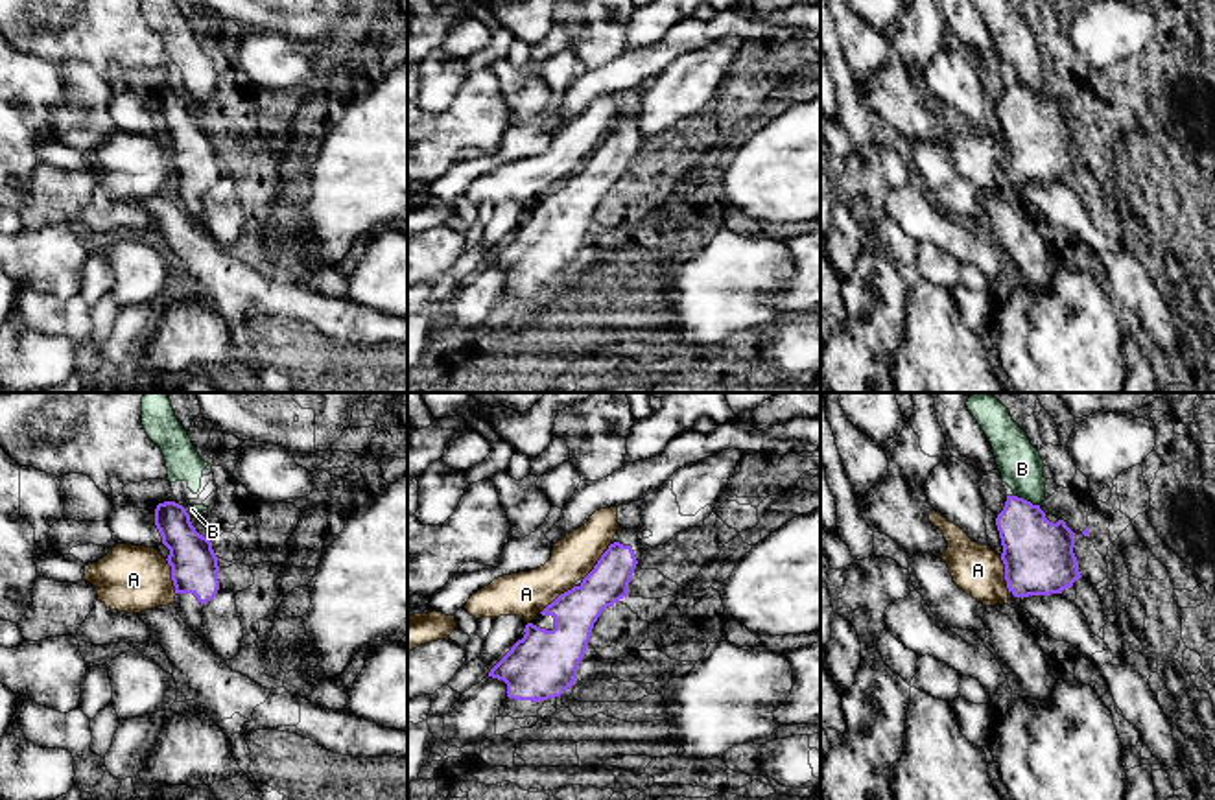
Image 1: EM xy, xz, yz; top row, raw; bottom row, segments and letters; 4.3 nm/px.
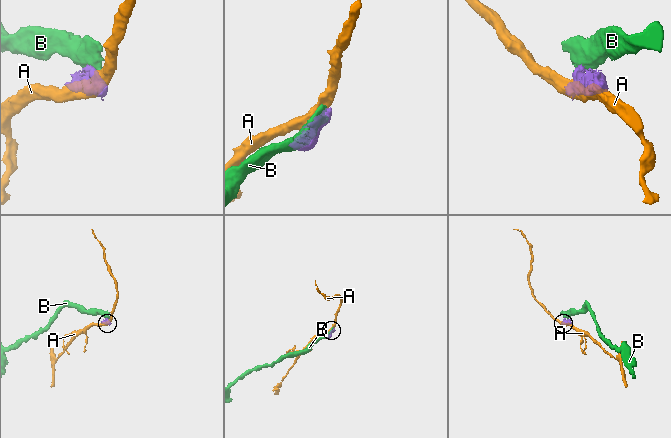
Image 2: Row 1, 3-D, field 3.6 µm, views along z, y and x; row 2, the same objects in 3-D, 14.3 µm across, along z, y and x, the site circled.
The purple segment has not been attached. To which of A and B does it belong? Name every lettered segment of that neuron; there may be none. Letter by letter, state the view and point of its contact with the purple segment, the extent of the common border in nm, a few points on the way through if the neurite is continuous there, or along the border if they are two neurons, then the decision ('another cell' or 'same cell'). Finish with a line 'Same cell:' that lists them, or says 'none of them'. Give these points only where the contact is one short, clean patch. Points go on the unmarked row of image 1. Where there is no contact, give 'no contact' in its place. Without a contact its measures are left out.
A: xz (598, 148) | 200 nm | another cell
B: yz (1026, 87) | 120 nm | along yz (1014, 82), (1038, 93) | another cell
Same cell: none of them

